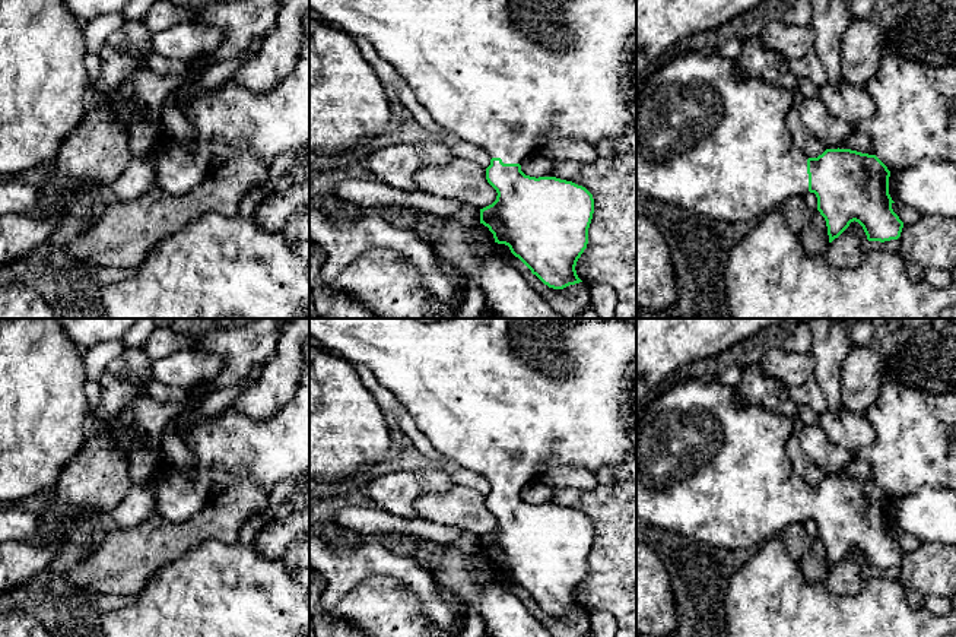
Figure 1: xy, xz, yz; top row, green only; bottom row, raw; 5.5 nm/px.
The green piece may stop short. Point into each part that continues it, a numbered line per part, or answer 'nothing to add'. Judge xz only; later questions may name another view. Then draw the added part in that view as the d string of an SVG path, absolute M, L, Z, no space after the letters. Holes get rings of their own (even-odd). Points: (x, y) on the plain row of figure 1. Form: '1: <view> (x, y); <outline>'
1: xz (511, 399); M309 318L309 339L352 364L366 365L378 381L393 392L407 409L417 428L431 444L451 460L452 466L467 468L483 475L490 485L504 491L523 491L546 472L562 466L579 466L591 472L623 465L636 456L636 437L631 431L628 403L632 380L626 368L636 359L636 326L620 320L590 318L447 318L420 321L419 318Z

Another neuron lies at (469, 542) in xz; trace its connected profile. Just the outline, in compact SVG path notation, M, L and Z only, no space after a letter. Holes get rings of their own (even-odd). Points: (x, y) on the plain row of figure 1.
M463 532L457 541L445 542L445 543L467 554L477 554L480 551L480 536L471 532Z

